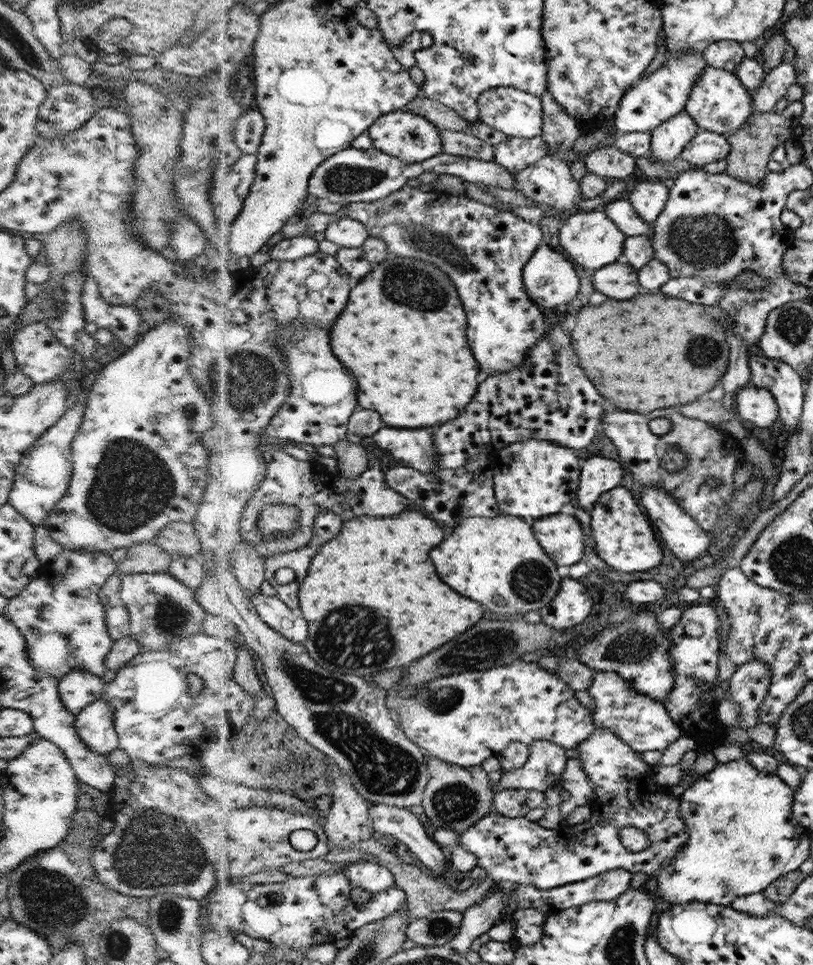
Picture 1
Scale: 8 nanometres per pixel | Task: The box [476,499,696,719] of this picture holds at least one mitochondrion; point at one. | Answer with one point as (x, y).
(530, 582)

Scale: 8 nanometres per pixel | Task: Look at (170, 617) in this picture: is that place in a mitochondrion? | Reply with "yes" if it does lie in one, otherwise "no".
yes

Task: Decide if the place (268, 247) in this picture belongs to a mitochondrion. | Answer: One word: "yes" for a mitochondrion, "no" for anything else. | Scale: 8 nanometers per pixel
no

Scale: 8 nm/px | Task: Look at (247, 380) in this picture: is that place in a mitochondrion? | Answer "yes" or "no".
yes

